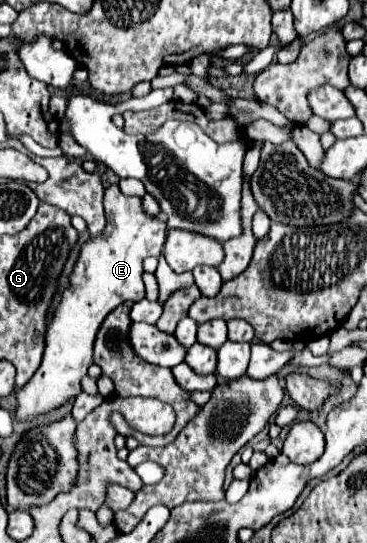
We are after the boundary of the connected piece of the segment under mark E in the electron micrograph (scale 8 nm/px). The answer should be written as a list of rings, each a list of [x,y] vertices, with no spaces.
[[[110,184],[104,194],[104,210],[108,224],[102,238],[90,238],[82,246],[70,278],[70,288],[64,292],[62,302],[50,320],[42,364],[30,382],[16,392],[16,414],[22,420],[48,412],[80,394],[80,380],[92,364],[92,344],[102,320],[122,302],[138,302],[144,298],[142,262],[146,256],[160,256],[164,252],[166,224],[162,218],[142,210],[140,196],[124,196],[118,184]]]

